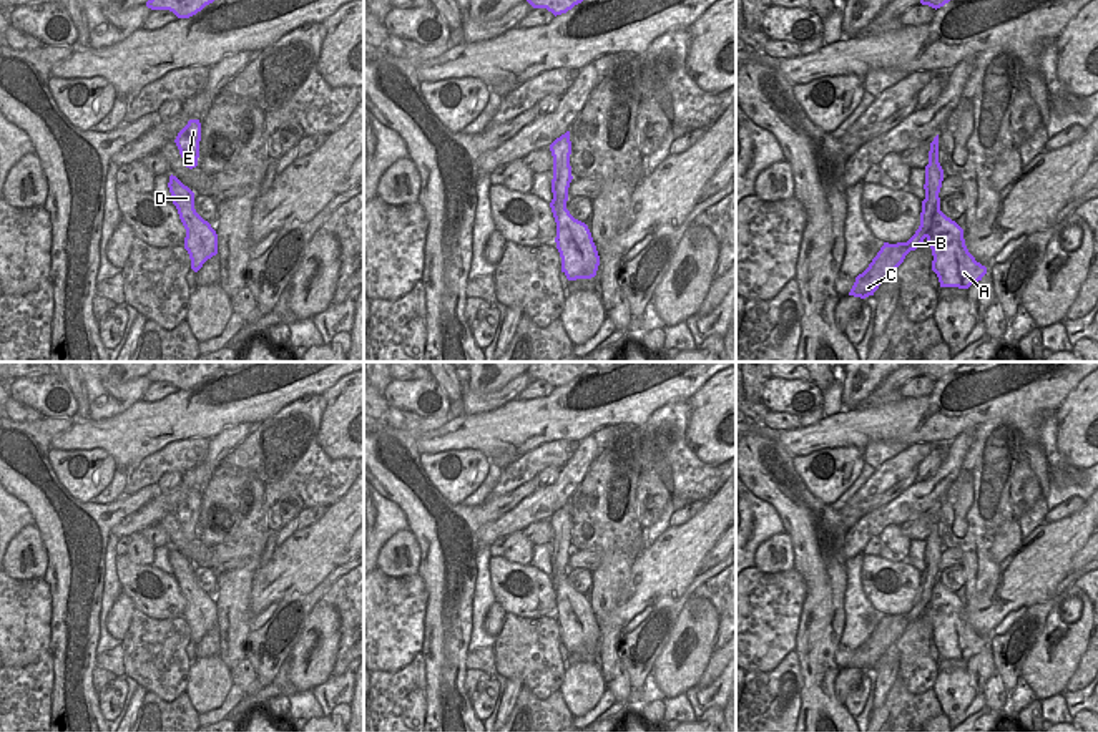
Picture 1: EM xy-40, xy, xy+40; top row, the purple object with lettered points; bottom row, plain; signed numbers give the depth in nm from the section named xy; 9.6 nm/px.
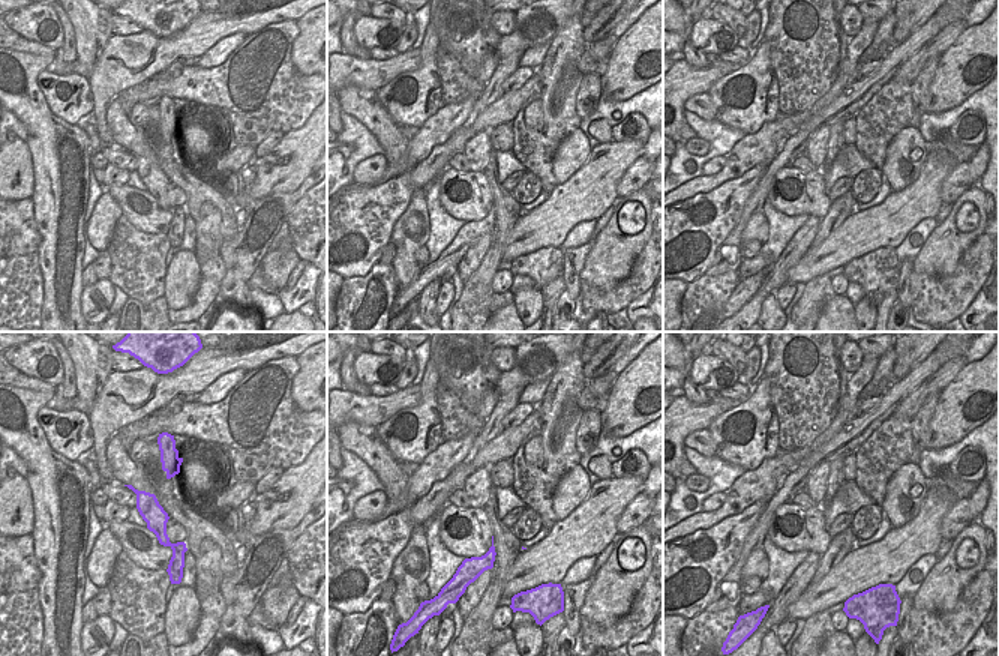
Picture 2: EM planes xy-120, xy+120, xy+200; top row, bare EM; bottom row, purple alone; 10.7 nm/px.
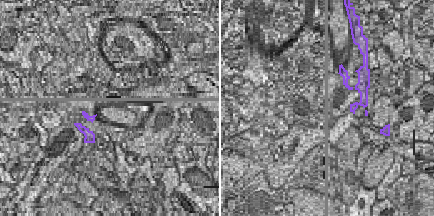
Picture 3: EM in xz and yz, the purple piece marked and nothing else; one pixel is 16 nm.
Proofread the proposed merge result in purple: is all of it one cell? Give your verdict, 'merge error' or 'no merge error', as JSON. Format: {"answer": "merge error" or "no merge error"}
{"answer": "merge error"}

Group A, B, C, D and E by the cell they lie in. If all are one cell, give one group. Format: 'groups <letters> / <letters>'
groups A D / B C E

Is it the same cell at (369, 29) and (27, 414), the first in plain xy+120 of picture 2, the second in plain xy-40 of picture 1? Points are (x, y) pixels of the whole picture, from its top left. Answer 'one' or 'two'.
two

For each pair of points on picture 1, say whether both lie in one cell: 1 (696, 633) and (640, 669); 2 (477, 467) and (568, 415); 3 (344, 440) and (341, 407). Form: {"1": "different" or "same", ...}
{"1": "different", "2": "different", "3": "same"}

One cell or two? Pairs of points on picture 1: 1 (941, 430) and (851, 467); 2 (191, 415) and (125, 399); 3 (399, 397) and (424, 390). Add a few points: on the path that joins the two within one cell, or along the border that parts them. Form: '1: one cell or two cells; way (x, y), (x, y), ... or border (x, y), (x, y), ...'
1: two cells; border (823, 448), (856, 447), (861, 452)
2: two cells; border (140, 399), (118, 414), (100, 420)
3: one cell; way (406, 395), (417, 395)

